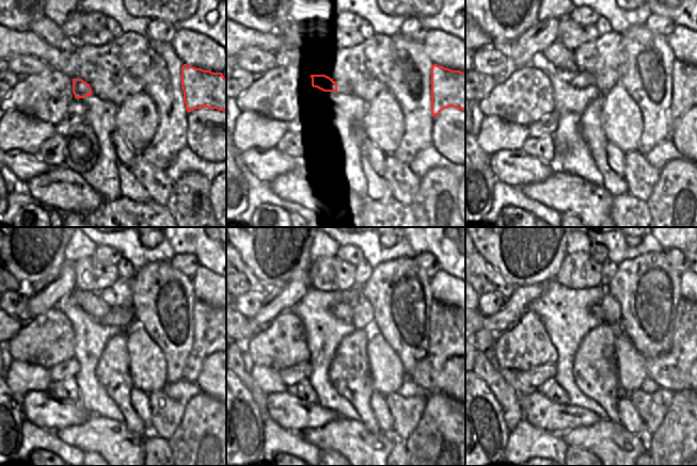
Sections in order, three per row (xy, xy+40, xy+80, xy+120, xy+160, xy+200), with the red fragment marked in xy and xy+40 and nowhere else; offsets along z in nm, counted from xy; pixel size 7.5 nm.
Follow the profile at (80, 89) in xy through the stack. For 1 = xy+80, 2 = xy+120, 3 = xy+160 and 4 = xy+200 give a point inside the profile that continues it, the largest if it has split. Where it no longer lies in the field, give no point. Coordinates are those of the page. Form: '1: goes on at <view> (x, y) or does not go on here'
1: goes on at xy+80 (580, 79)
2: goes on at xy+120 (121, 317)
3: goes on at xy+160 (362, 312)
4: goes on at xy+200 (608, 311)

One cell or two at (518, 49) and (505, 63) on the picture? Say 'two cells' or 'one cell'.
two cells

